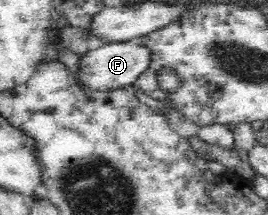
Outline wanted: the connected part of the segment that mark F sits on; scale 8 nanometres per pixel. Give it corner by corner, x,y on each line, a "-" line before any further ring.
111,41
93,46
80,63
79,80
83,86
95,87
97,90
113,90
129,87
138,77
150,68
154,60
153,49
145,41

